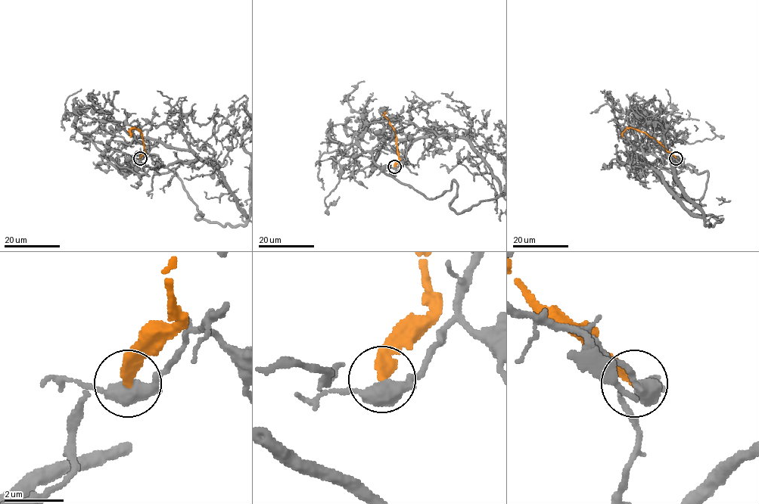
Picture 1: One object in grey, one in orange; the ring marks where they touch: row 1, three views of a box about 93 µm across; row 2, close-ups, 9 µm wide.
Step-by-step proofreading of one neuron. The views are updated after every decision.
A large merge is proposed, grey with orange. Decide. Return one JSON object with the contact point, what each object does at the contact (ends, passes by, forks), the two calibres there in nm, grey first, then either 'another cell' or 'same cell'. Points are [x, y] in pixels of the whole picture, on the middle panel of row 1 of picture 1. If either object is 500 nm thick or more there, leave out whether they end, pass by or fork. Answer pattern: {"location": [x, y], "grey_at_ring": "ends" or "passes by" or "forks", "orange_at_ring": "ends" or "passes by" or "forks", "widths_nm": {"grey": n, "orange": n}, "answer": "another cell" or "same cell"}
{"location": [394, 166], "widths_nm": {"grey": 500, "orange": 320}, "answer": "another cell"}

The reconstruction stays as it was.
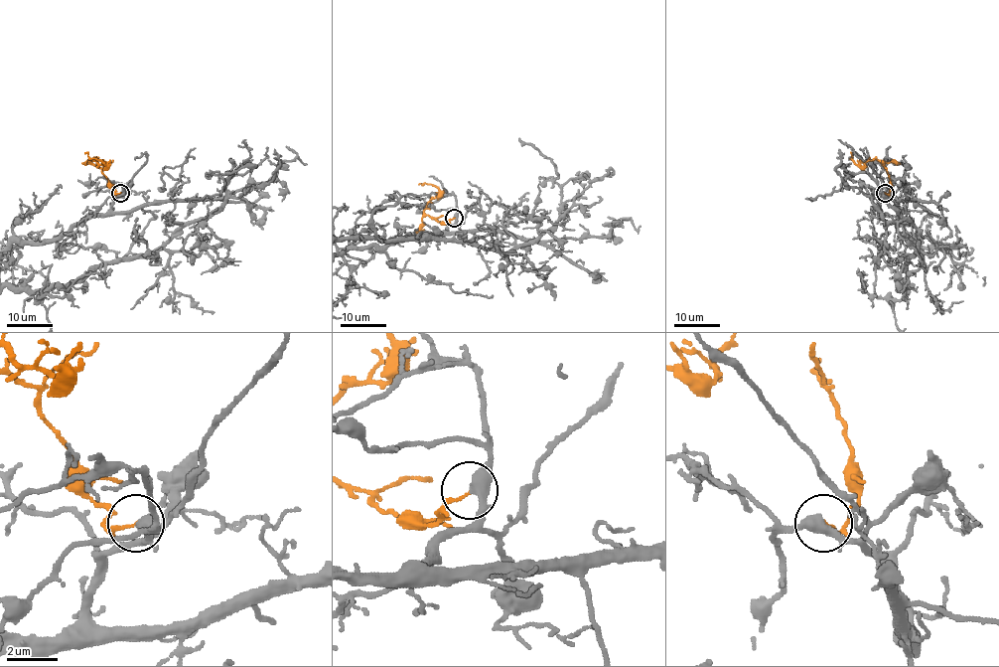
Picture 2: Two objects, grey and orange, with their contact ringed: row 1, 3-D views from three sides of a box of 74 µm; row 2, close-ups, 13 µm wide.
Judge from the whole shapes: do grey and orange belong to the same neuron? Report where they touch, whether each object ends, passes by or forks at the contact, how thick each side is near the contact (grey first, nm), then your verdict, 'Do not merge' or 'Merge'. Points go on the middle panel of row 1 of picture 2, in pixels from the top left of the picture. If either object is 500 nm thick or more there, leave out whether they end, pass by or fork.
Place: (454, 218). At the ring grey passes by. At the ring orange ends. Thickness 400 nm (grey) against 100 nm. Merge

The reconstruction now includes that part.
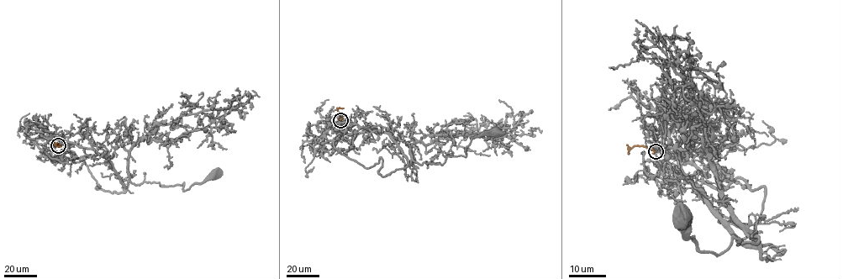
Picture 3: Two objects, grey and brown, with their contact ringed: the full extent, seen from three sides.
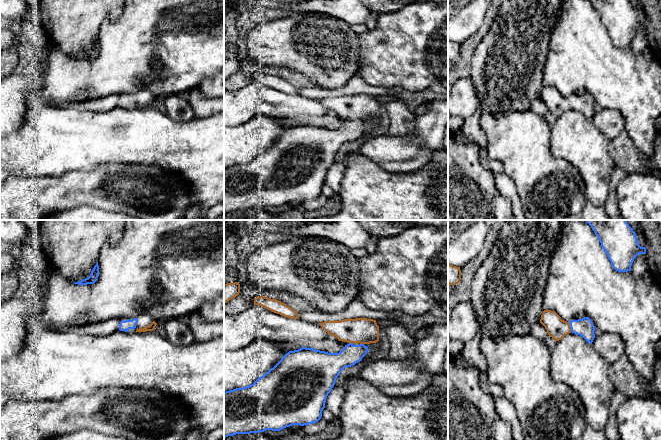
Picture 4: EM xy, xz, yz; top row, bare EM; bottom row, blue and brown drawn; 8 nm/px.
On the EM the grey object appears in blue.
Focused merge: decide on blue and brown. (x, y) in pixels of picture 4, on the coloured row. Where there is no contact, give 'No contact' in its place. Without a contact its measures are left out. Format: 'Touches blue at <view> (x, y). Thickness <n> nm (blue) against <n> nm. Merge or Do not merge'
Touches blue at yz (570, 327). Thickness 150 nm (blue) against 160 nm. Merge

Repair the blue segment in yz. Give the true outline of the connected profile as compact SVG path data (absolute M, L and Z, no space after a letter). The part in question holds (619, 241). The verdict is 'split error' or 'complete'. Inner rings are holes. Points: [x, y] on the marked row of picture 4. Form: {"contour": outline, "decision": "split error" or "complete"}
{"contour": "M585 220L598 237L603 250L606 252L612 267L619 272L631 271L631 266L639 254L646 254L646 248L641 247L633 229L626 220Z", "decision": "complete"}

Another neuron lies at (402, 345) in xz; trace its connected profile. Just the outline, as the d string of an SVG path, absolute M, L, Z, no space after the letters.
M396 319L396 322L386 327L389 352L385 358L394 361L406 361L415 357L416 338L411 336L405 326Z

